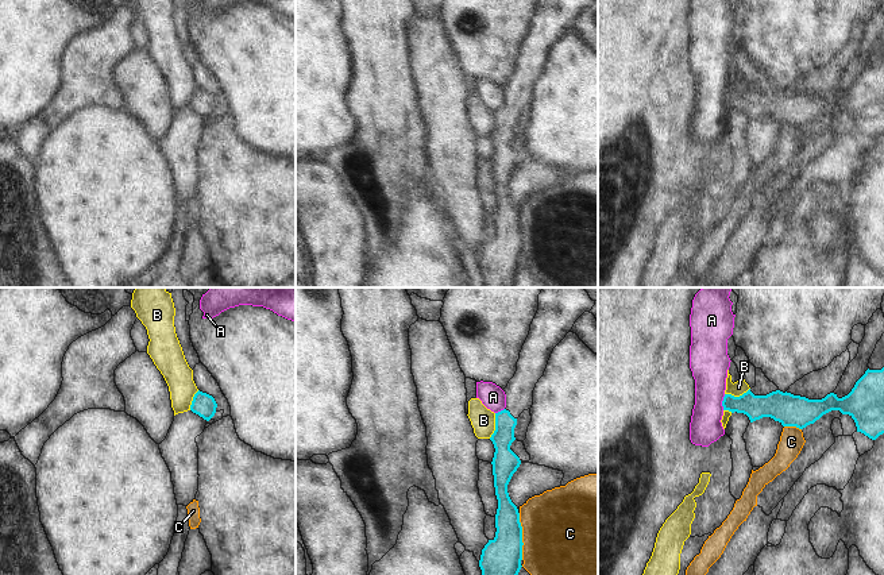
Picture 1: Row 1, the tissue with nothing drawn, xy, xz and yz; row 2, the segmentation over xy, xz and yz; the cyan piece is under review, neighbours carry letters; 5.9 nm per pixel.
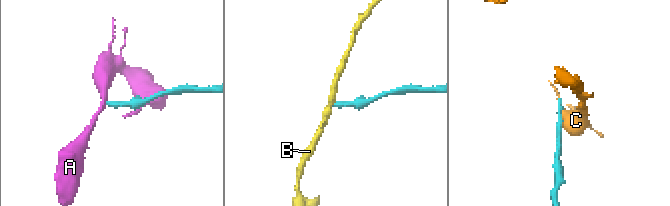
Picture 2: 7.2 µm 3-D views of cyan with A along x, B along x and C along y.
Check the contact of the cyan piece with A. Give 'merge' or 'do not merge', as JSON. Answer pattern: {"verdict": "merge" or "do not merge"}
{"verdict": "do not merge"}

